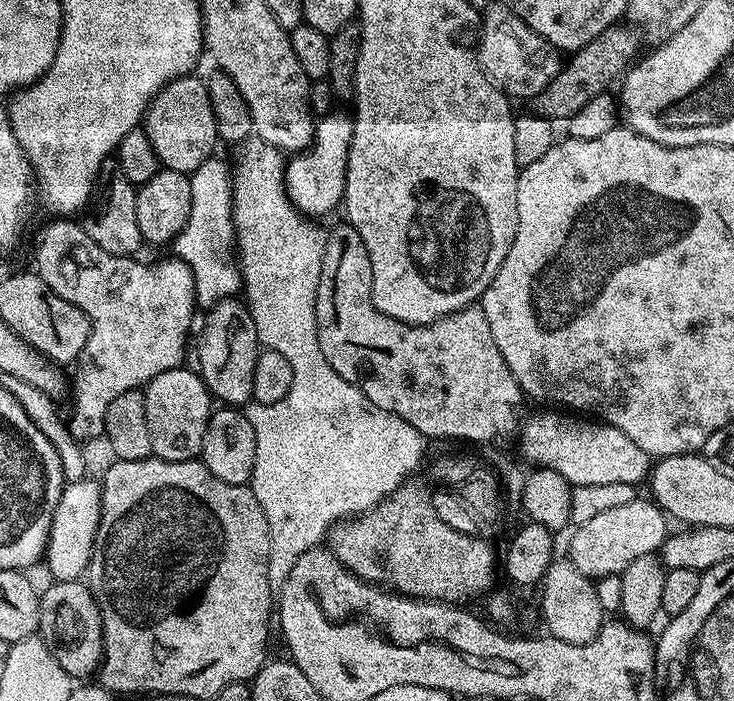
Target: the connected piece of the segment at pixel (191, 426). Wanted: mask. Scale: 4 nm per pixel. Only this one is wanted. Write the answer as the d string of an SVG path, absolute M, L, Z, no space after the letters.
M188 366L171 368L162 374L158 374L143 389L146 402L146 426L150 430L150 446L152 456L158 460L170 462L182 462L183 460L197 459L202 450L202 438L206 434L208 418L214 411L214 400L210 395L199 371L188 369Z

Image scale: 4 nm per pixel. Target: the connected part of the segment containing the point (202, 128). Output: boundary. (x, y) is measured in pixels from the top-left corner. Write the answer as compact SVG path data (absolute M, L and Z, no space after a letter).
M196 74L171 80L152 99L148 111L144 113L142 127L163 167L189 174L196 172L202 162L213 159L215 152L212 151L218 145L216 119L210 106L207 83L199 80Z

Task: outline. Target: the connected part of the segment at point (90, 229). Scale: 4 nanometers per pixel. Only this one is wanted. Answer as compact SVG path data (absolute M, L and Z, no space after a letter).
M115 155L107 156L102 162L102 166L96 175L96 181L92 183L92 192L88 196L88 202L82 209L82 227L86 235L95 242L102 250L106 250L106 254L114 254L115 256L131 256L137 255L136 251L142 247L140 231L138 230L138 202L136 201L137 185L130 182L130 178L126 178L126 174L122 174L122 166L116 161Z

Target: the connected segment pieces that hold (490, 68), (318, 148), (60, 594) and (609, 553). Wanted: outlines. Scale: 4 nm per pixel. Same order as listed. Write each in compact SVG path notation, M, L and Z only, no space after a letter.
M503 2L489 3L483 9L478 41L480 68L488 75L488 81L505 96L531 98L548 85L554 68L547 64L547 52L550 52L550 45L537 32L530 30L530 26L526 26L526 22L515 16Z
M329 114L319 117L312 130L312 142L295 153L284 169L284 186L297 212L308 218L324 216L341 207L344 199L344 179L348 165L348 151L352 141L353 117Z
M58 580L49 583L49 588L39 593L40 627L39 639L54 654L57 668L73 678L88 676L99 669L104 659L102 618L87 583L80 580Z
M648 498L626 502L626 506L614 506L614 510L602 510L602 514L597 514L595 518L590 518L590 522L575 529L570 559L589 578L620 575L630 566L630 562L637 561L642 555L659 553L664 539L670 535L667 523L665 513Z

